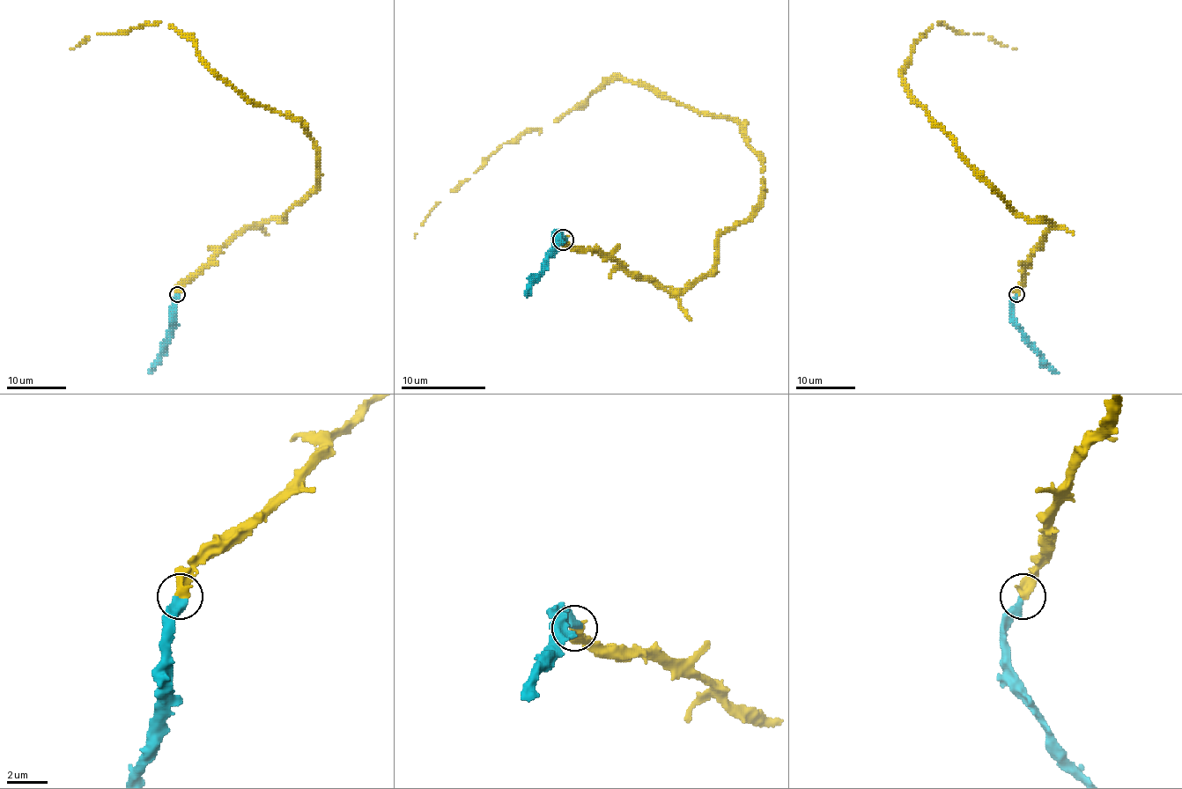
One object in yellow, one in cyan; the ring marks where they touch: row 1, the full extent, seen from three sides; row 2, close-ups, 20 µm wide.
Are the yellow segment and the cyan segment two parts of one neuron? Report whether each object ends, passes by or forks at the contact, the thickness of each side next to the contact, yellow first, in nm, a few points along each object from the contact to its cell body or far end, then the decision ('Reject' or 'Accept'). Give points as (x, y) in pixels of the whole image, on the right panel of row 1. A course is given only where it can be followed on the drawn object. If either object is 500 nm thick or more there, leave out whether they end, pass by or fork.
Thickness 500 nm (yellow) against 460 nm. Course of yellow: (1016, 294), (1023, 269), (1052, 224), (1016, 215), (916, 102), (903, 78), (913, 45), (937, 23), (1015, 49). Course of cyan: (1016, 295), (1012, 303), (1012, 320), (1037, 354), (1056, 373). Accept

